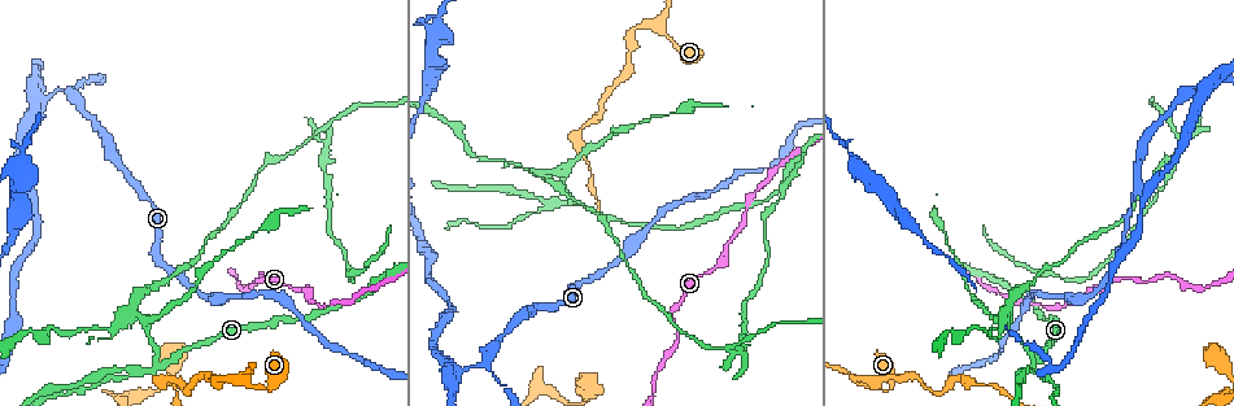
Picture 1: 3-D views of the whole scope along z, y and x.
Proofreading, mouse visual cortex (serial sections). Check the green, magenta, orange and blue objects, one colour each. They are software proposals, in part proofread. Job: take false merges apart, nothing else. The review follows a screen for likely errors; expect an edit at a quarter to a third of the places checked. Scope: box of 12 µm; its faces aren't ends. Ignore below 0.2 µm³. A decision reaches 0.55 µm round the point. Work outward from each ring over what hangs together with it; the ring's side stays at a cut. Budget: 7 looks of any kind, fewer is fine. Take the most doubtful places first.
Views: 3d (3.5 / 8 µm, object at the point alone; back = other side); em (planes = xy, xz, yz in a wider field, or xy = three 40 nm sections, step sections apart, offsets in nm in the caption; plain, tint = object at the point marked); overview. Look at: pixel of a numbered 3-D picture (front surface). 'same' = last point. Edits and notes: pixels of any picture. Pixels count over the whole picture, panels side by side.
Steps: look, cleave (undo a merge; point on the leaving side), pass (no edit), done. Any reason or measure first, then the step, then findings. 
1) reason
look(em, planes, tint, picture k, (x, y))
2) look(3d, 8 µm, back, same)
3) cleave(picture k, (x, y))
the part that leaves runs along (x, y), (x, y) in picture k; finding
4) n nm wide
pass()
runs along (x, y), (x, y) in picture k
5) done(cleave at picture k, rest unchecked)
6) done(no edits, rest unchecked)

three arms meet
look(3d, 3.5 µm, back, picture 1, (158, 364))

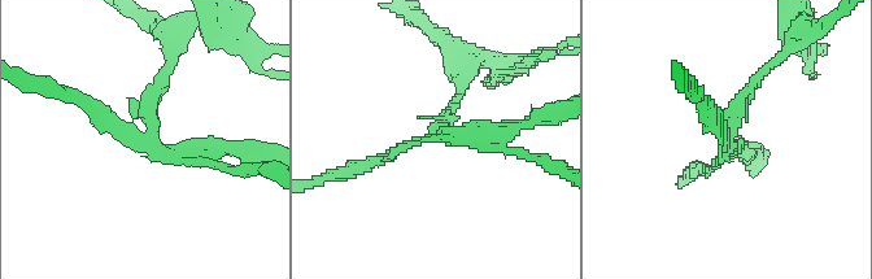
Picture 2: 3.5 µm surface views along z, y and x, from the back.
look(em, xy, step 1, plain, picture 2, (725, 133))

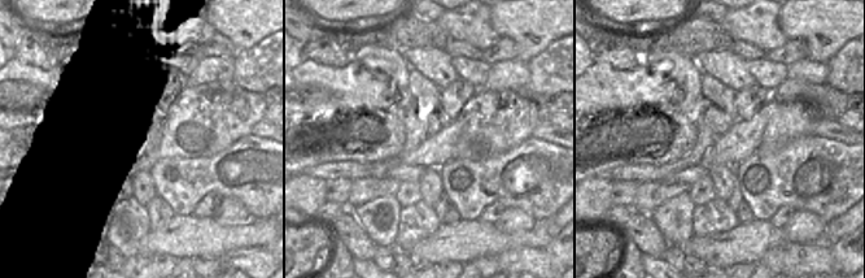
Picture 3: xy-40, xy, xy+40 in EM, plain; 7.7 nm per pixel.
look(em, xy, step 1, tint, same)

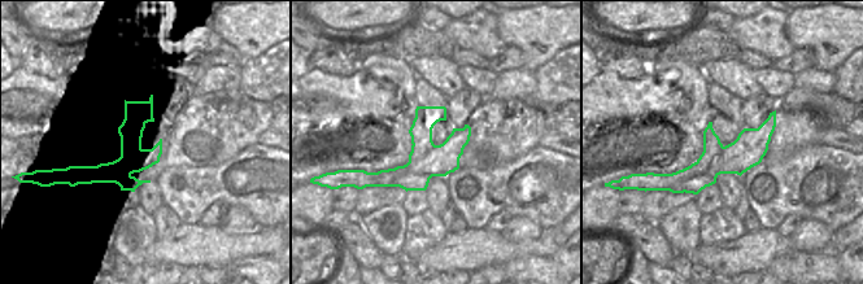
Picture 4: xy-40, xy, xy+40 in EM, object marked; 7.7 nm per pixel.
3 arms; arms of 150, 150, 200 nm
cleave(picture 2, (546, 160))
border along (724, 147), (683, 191) in picture 4; two cells meet here

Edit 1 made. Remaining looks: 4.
redraw
look(overview)

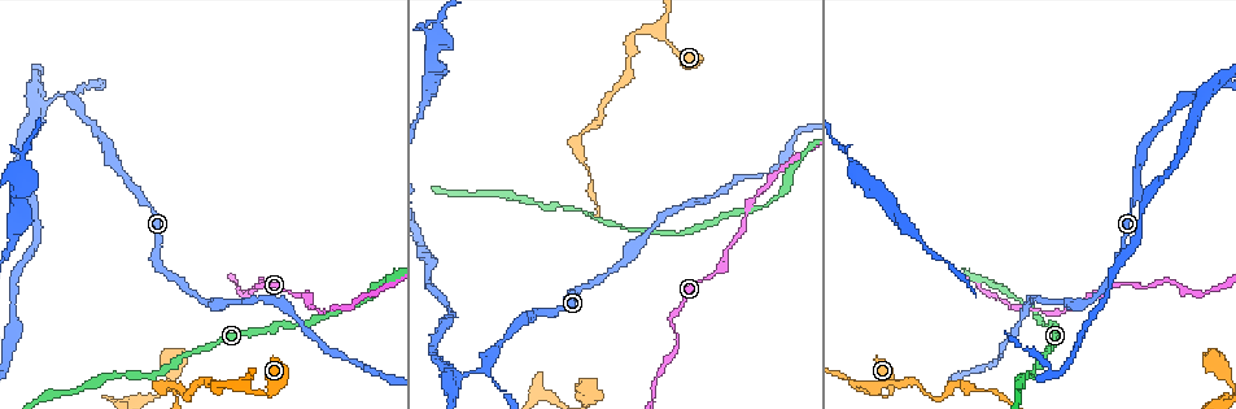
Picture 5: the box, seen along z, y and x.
branch point
look(3d, 8 µm, back, picture 5, (661, 36))

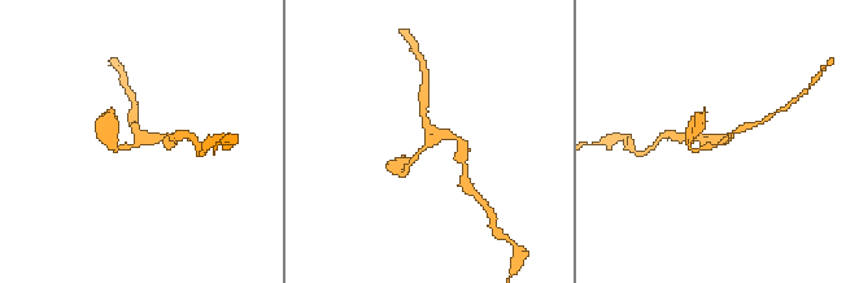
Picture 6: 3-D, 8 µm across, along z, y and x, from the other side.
look(3d, 3.5 µm, picture 6, (433, 140))

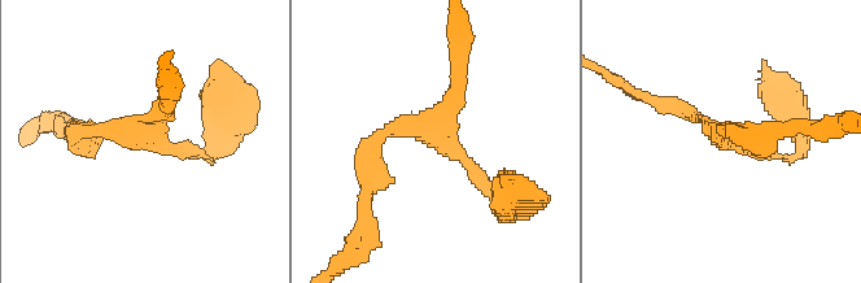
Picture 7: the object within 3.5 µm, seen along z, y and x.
look(em, xy, step 1, tint, picture 7, (152, 143))

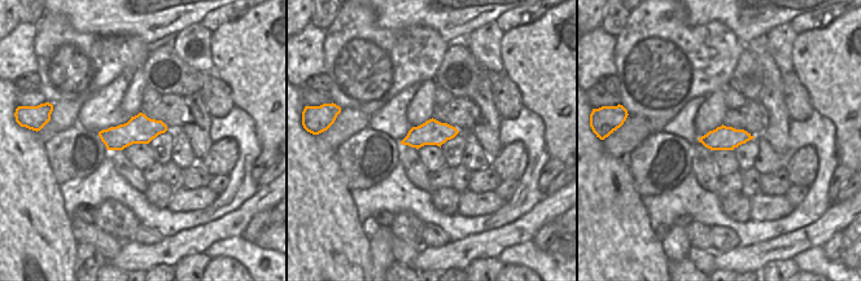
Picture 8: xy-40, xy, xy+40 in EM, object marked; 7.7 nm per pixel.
pass()
runs along (206, 159), (122, 131), (78, 131) in picture 7; one cell here

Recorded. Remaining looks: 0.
done(cleave at picture 2, rest unchecked)

